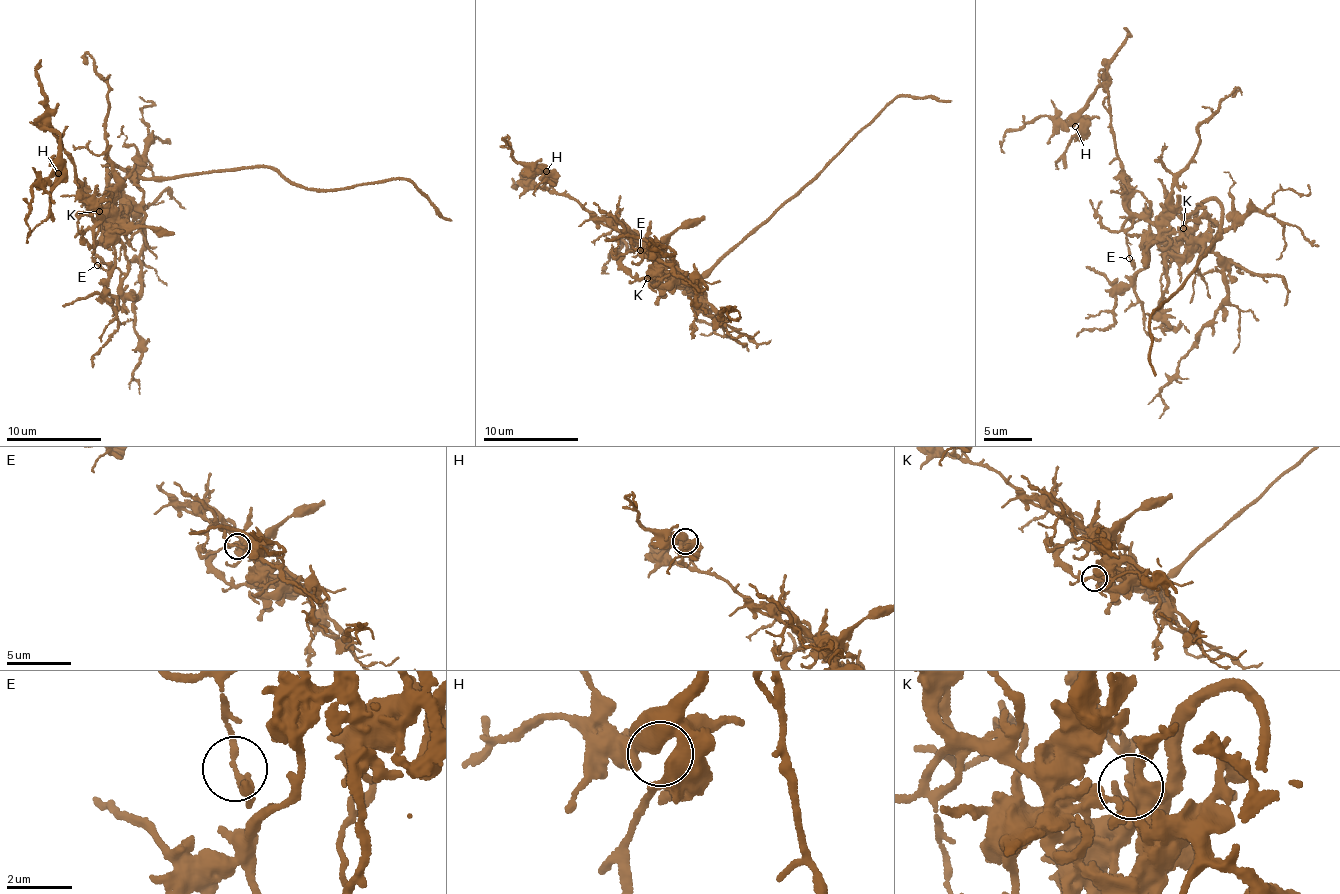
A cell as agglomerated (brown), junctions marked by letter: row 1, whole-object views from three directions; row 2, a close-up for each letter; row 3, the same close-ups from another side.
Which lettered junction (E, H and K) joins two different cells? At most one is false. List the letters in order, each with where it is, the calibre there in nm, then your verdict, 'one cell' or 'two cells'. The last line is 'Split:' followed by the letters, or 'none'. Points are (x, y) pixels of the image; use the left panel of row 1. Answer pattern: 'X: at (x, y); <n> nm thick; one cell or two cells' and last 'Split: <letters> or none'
E: at (97, 265); 160 nm thick; two cells
H: at (58, 173); 360 nm thick; one cell
K: at (99, 211); 260 nm thick; one cell
Split: E

